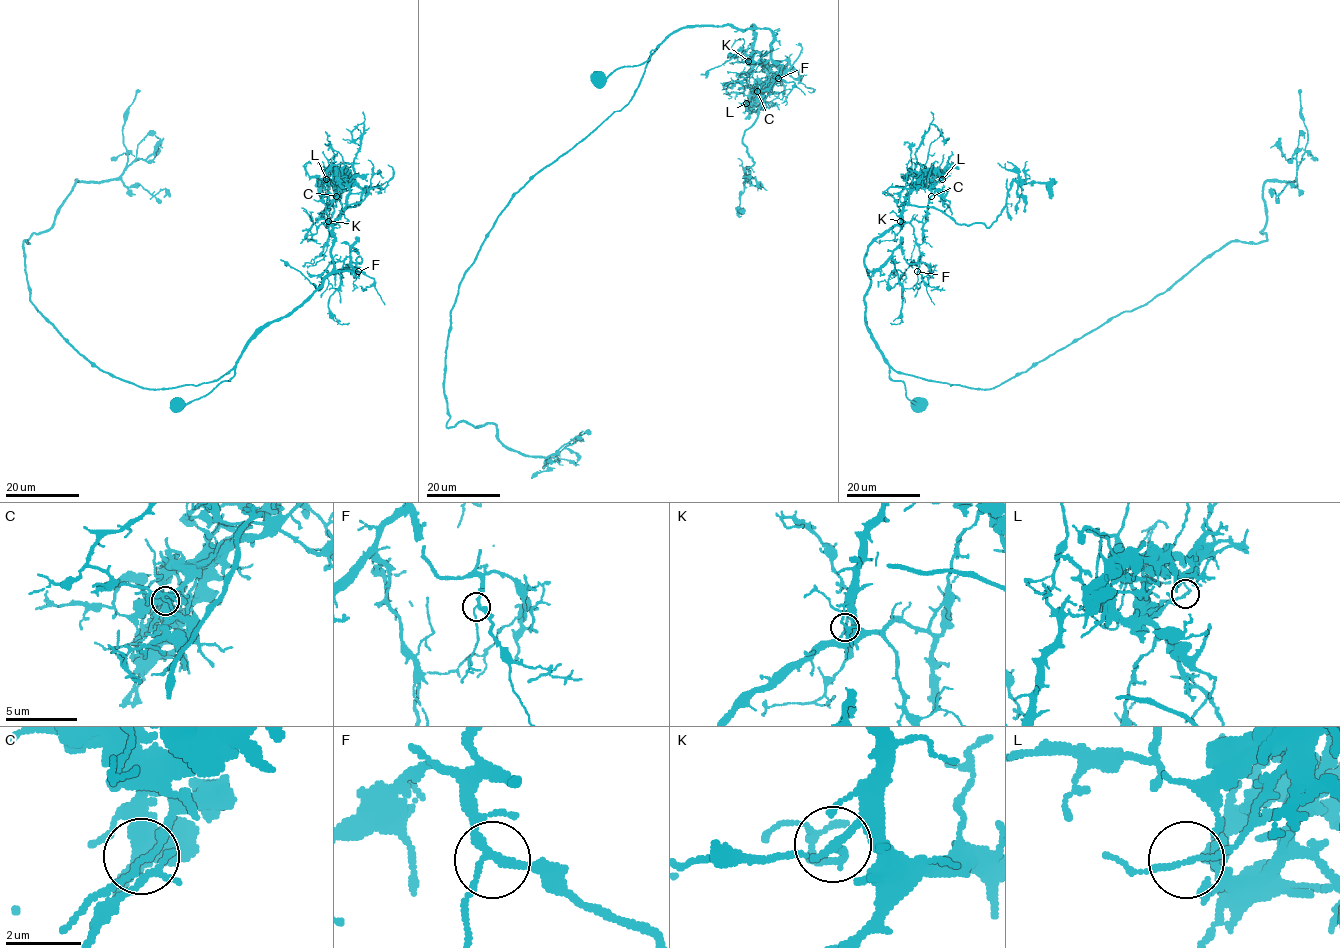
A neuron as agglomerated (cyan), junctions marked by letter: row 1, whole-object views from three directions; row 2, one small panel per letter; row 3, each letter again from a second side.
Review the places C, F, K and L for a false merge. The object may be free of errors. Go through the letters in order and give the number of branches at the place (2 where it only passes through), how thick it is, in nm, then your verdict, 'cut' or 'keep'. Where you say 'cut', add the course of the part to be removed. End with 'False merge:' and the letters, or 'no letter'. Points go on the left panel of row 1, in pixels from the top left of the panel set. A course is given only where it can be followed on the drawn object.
C: branches 3; calibre 120 nm; cut; course (336, 196), (338, 187), (362, 190), (361, 202), (326, 227), (328, 181), (320, 199)
F: branches 3; calibre 180 nm; keep
K: branches 3; calibre 160 nm; keep
L: branches 3; calibre 110 nm; keep
False merge: C

